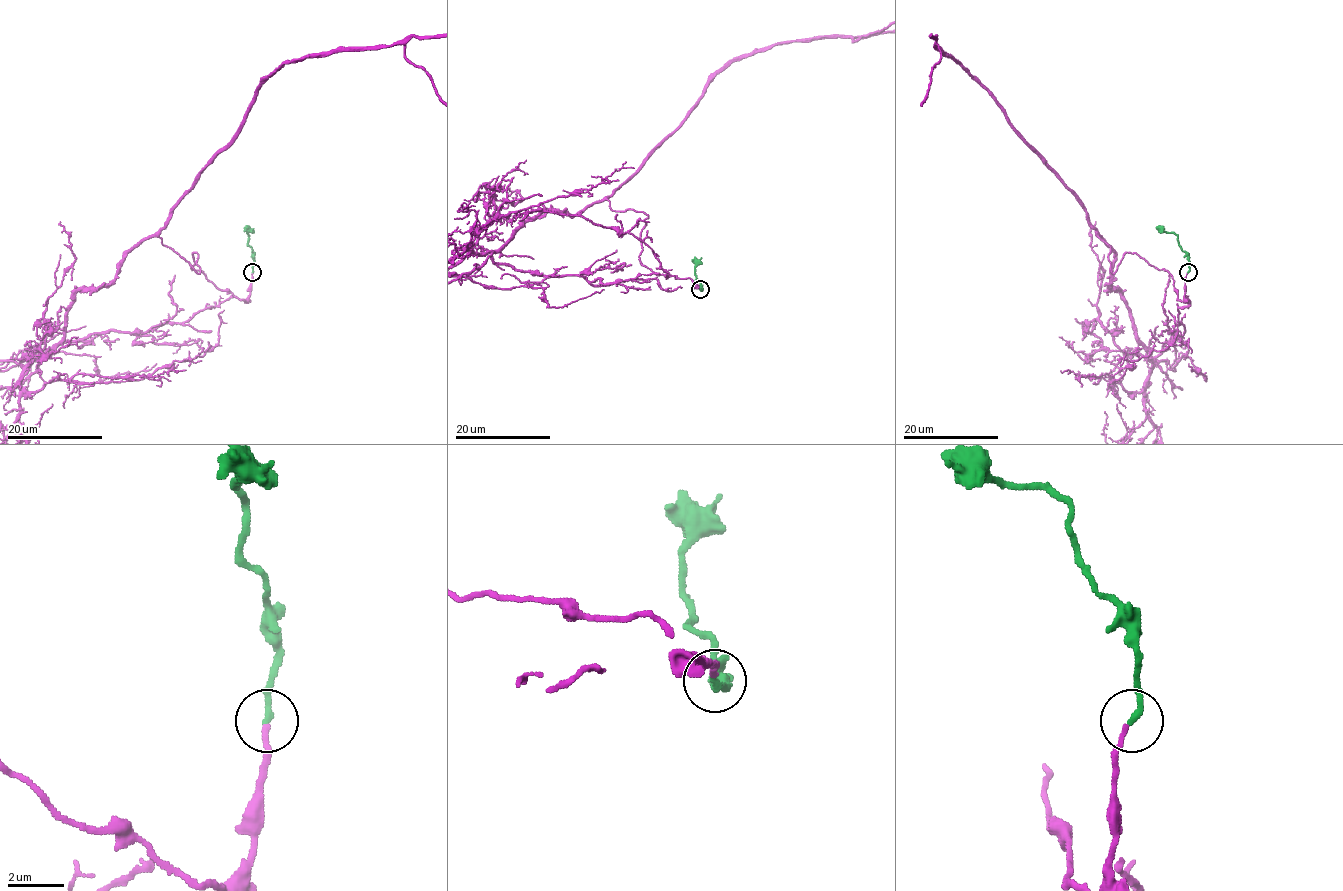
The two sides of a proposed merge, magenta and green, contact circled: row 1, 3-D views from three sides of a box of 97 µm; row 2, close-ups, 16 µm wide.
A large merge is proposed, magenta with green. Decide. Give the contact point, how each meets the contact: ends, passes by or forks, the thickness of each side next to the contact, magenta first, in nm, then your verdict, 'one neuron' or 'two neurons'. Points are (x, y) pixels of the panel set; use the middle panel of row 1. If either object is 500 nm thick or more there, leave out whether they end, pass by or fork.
at (700, 289); magenta ends there; green ends there; 180 nm thick on the magenta side, 240 nm on the other; one neuron

